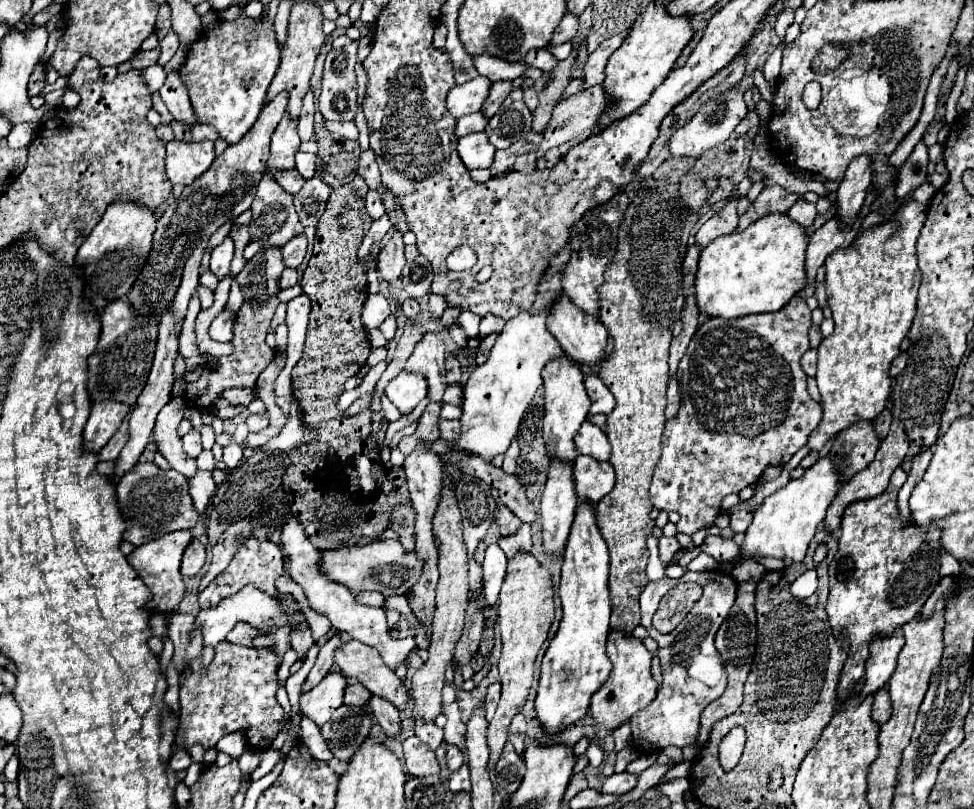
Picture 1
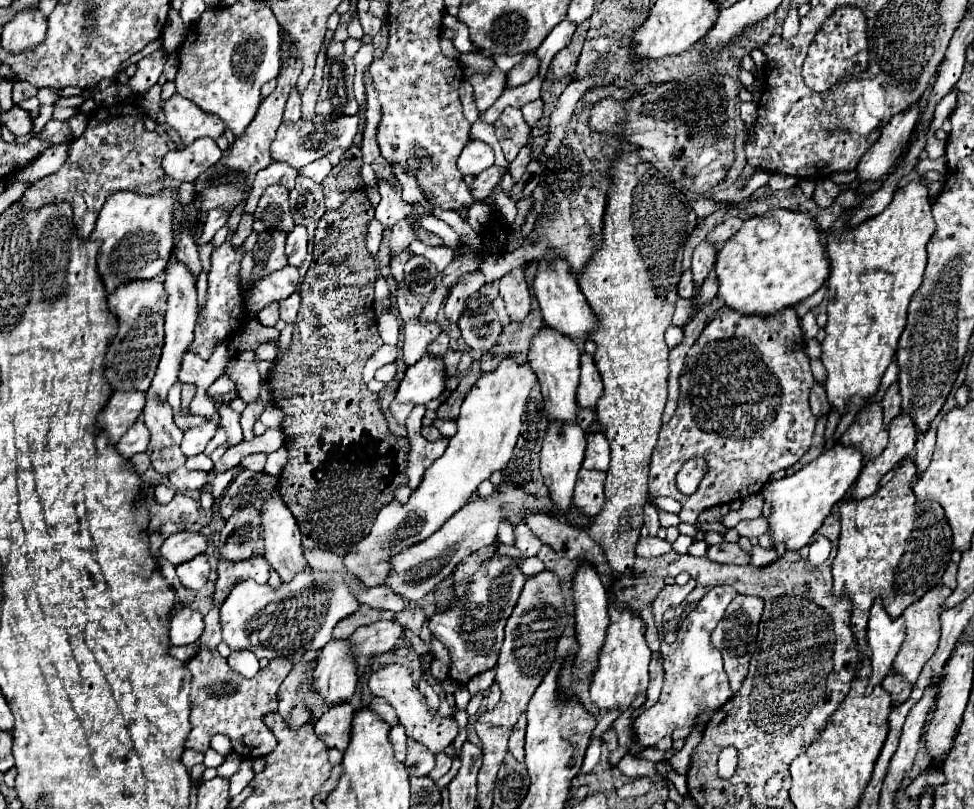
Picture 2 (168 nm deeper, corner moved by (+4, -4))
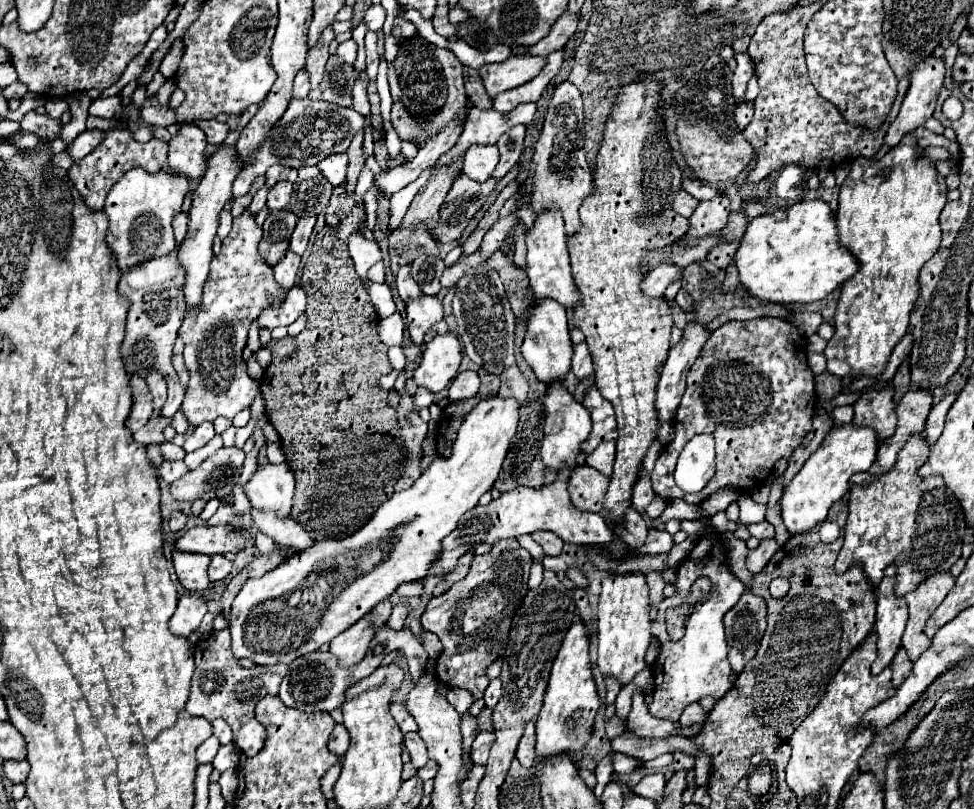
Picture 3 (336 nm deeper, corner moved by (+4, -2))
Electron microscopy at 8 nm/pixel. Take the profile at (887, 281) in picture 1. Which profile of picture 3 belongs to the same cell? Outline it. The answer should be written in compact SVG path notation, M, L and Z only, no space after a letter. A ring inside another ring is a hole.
M906 135L896 147L892 147L878 161L860 157L852 163L850 175L840 185L836 229L838 229L838 243L858 259L860 267L854 277L842 283L842 291L834 315L834 335L828 341L824 351L828 359L826 369L832 375L840 378L853 375L856 378L878 379L880 373L884 373L892 349L906 335L908 315L920 293L920 285L918 285L920 269L940 247L942 233L940 233L938 215L946 205L946 191L948 189L944 177L936 173L934 163L922 155L922 149L916 151L916 137L912 135ZM886 167L890 167L892 173L880 179Z

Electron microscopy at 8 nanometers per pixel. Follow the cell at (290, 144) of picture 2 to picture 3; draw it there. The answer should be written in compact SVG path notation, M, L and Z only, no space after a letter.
M292 99L286 113L282 115L282 119L274 125L268 139L262 143L256 159L248 167L244 167L238 173L238 177L234 179L232 199L226 203L224 209L230 211L234 199L246 195L250 191L252 181L258 175L264 175L270 165L288 165L288 167L294 167L294 169L300 169L300 167L306 167L306 165L316 165L324 157L330 157L334 153L344 153L348 149L352 137L358 131L362 131L362 127L364 127L364 117L354 109L332 105L332 103L326 103L326 101Z

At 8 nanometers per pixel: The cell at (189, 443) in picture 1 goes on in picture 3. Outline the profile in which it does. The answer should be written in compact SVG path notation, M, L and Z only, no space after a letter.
M202 423L202 425L196 427L196 431L194 431L190 437L186 437L184 449L186 449L188 453L190 453L190 451L196 451L196 449L204 447L204 445L214 437L214 435L216 435L216 433L214 433L212 423Z

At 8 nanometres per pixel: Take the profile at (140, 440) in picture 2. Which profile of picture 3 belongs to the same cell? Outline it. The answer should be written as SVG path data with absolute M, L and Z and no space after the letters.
M152 415L148 423L134 433L134 441L140 445L152 445L152 443L162 443L164 441L164 427L168 425L168 419Z

